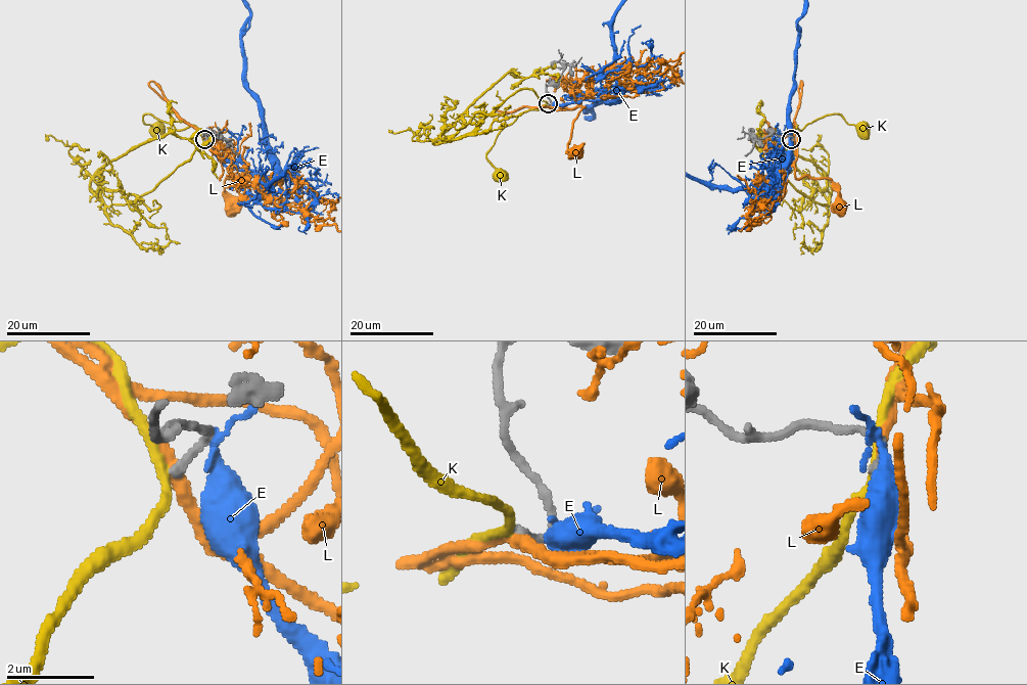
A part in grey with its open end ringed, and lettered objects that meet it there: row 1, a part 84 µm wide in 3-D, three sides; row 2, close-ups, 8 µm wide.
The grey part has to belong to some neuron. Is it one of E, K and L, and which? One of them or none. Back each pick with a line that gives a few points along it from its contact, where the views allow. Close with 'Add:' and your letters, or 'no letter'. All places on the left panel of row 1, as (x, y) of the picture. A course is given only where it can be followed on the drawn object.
Add: no letter

